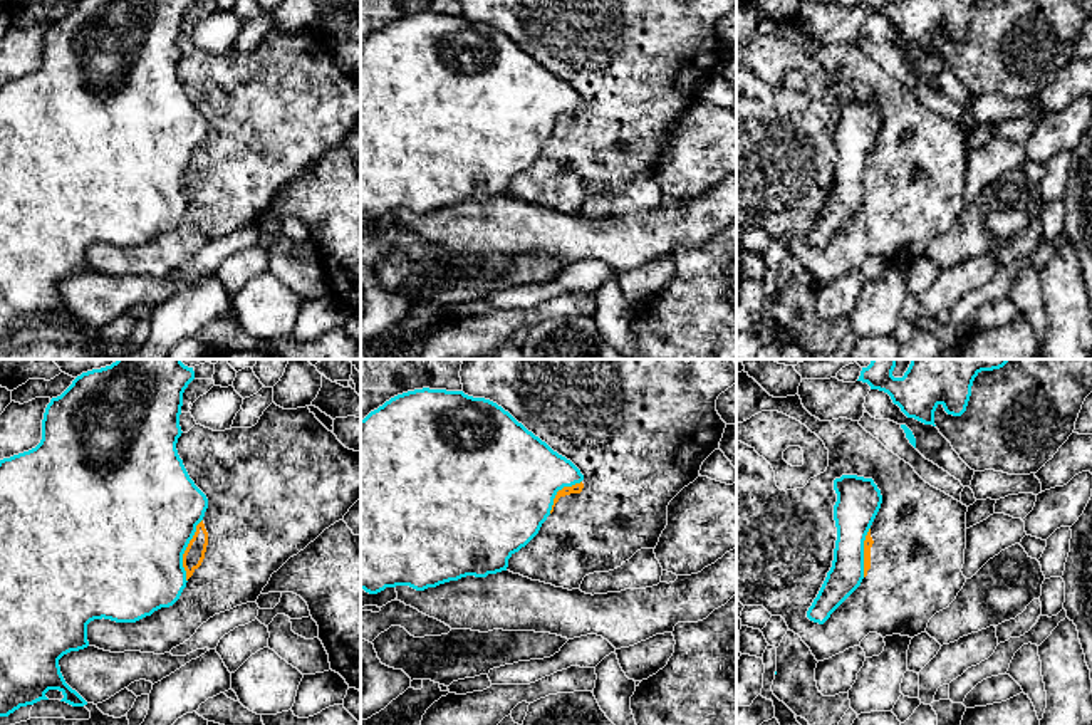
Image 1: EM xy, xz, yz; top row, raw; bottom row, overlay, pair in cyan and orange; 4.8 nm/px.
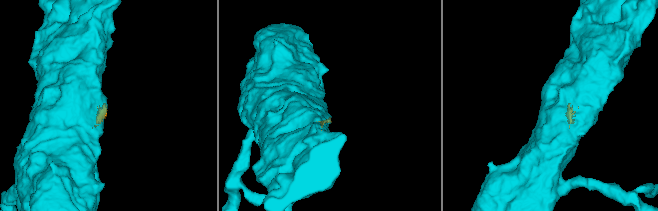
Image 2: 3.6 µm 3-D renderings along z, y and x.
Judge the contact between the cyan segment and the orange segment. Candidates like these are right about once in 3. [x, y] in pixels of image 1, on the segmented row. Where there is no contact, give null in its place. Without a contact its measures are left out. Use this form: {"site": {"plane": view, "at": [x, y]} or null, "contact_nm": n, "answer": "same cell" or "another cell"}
{"site": {"plane": "xy", "at": [185, 549]}, "contact_nm": 320, "answer": "another cell"}

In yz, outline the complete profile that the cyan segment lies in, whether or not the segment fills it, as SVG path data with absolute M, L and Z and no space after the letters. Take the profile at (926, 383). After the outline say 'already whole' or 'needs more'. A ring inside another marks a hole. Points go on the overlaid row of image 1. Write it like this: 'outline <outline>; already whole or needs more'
outline M872 359L857 381L884 391L907 418L934 425L941 404L948 415L966 411L971 386L981 371L1003 368L1010 359L911 359L902 378L894 378L896 359Z; already whole

